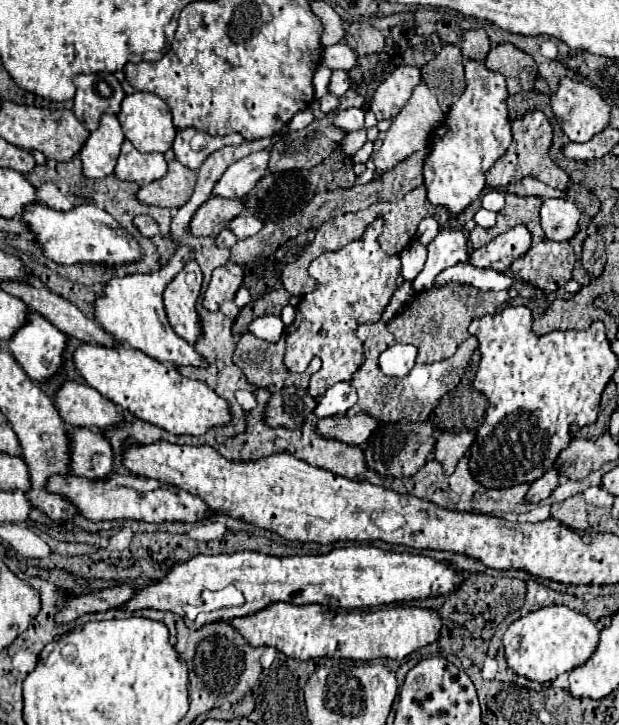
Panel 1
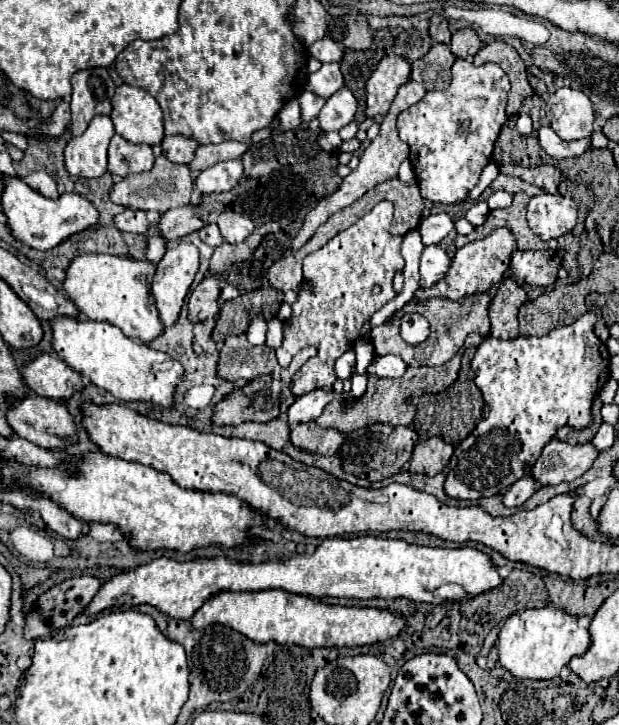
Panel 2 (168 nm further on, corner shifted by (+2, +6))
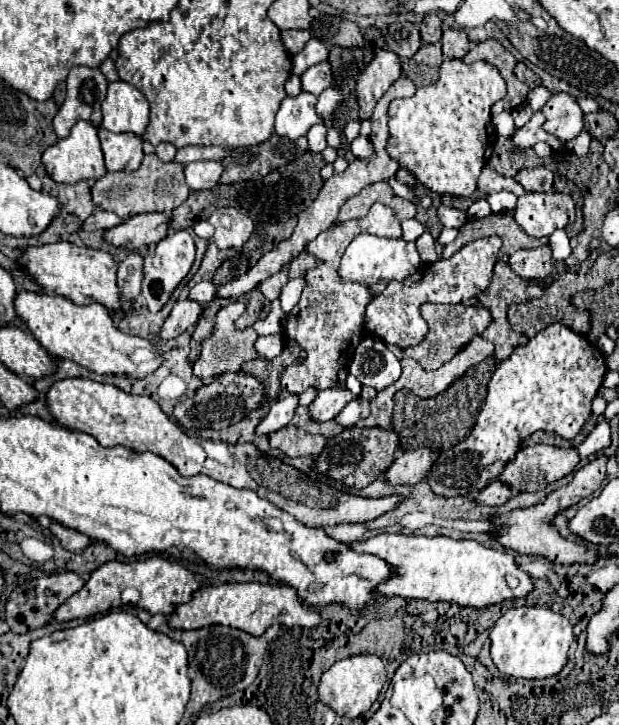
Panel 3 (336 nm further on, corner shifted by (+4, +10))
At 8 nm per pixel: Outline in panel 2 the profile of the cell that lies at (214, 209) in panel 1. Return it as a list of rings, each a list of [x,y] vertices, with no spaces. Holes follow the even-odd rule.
[[[191,204],[163,212],[157,222],[157,232],[167,242],[179,240],[191,232],[201,230],[201,228],[203,228],[203,220],[199,218],[199,210],[197,210],[197,206],[191,206]]]

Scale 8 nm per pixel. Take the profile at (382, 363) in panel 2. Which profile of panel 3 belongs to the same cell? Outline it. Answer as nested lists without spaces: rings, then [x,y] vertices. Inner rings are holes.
[[[367,336],[355,348],[349,372],[363,384],[383,390],[401,376],[401,364],[377,336]]]

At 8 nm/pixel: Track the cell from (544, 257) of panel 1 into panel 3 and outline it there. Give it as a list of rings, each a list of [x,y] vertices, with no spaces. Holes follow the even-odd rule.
[[[541,246],[533,250],[519,250],[513,256],[509,256],[509,266],[515,274],[519,274],[525,280],[543,280],[553,270],[551,248]]]

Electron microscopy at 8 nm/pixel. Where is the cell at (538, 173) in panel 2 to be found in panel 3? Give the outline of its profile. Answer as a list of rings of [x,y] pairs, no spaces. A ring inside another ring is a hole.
[[[537,166],[531,170],[519,170],[513,176],[527,192],[549,192],[553,186],[553,172],[545,166]]]

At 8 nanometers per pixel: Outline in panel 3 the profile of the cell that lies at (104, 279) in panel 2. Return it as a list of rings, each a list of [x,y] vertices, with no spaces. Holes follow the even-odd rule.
[[[55,242],[39,248],[27,248],[19,264],[29,270],[33,280],[43,286],[47,294],[65,296],[75,304],[103,304],[109,312],[121,310],[121,290],[117,288],[117,262],[111,254],[93,250],[89,246],[75,246],[71,242]]]

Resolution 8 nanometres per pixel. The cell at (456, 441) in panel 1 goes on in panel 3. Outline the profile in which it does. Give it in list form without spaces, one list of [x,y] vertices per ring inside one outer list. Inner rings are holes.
[[[415,448],[401,452],[393,466],[385,472],[385,480],[391,484],[417,484],[421,482],[435,462],[435,452],[431,448]]]

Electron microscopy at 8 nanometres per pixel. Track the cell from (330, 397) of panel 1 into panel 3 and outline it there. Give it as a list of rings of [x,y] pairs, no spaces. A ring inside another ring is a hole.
[[[287,396],[283,400],[275,400],[269,406],[269,414],[257,426],[257,434],[273,434],[289,424],[293,412],[299,406],[299,396]]]

